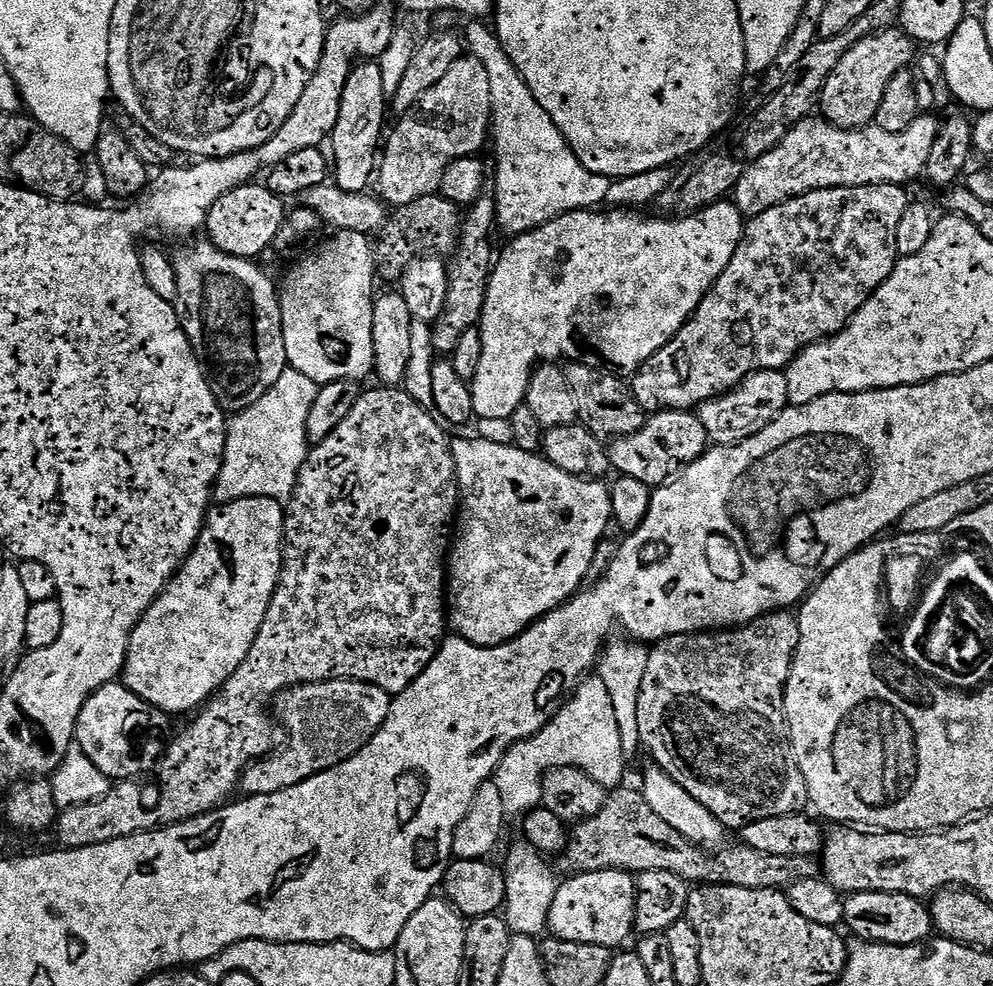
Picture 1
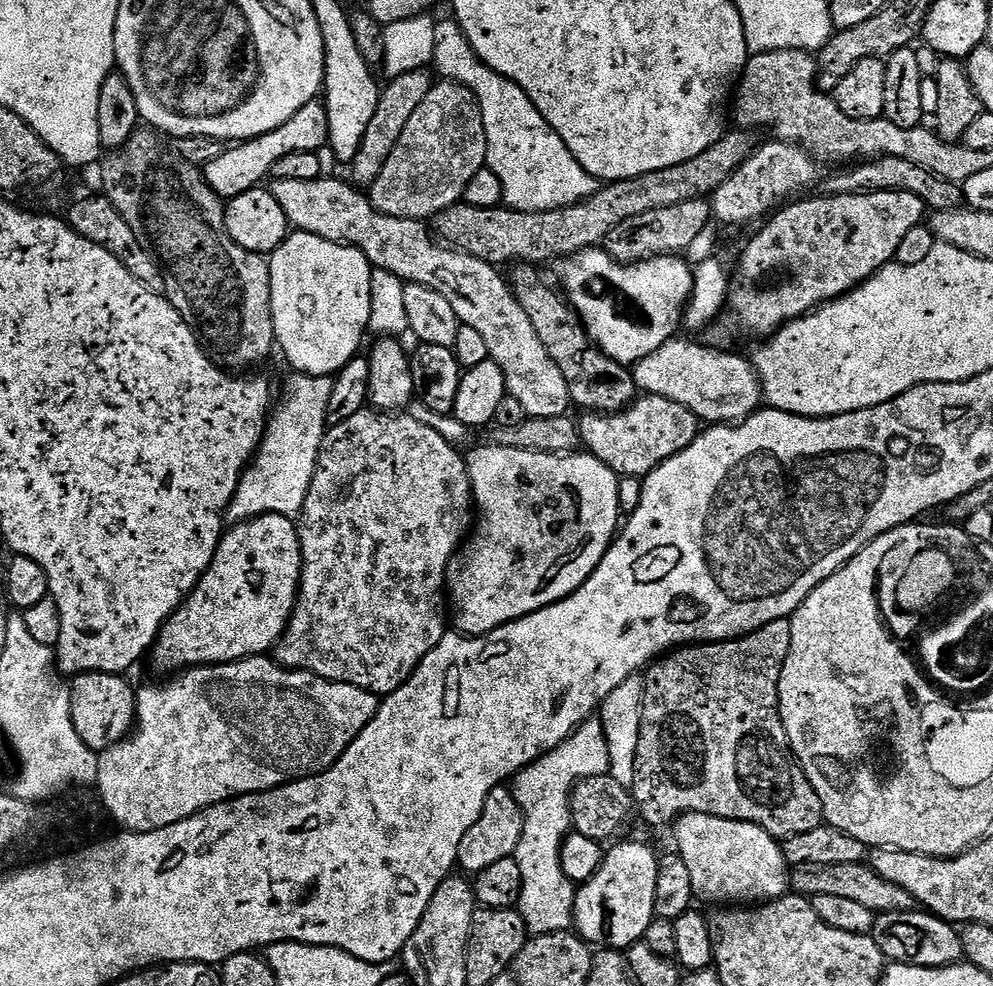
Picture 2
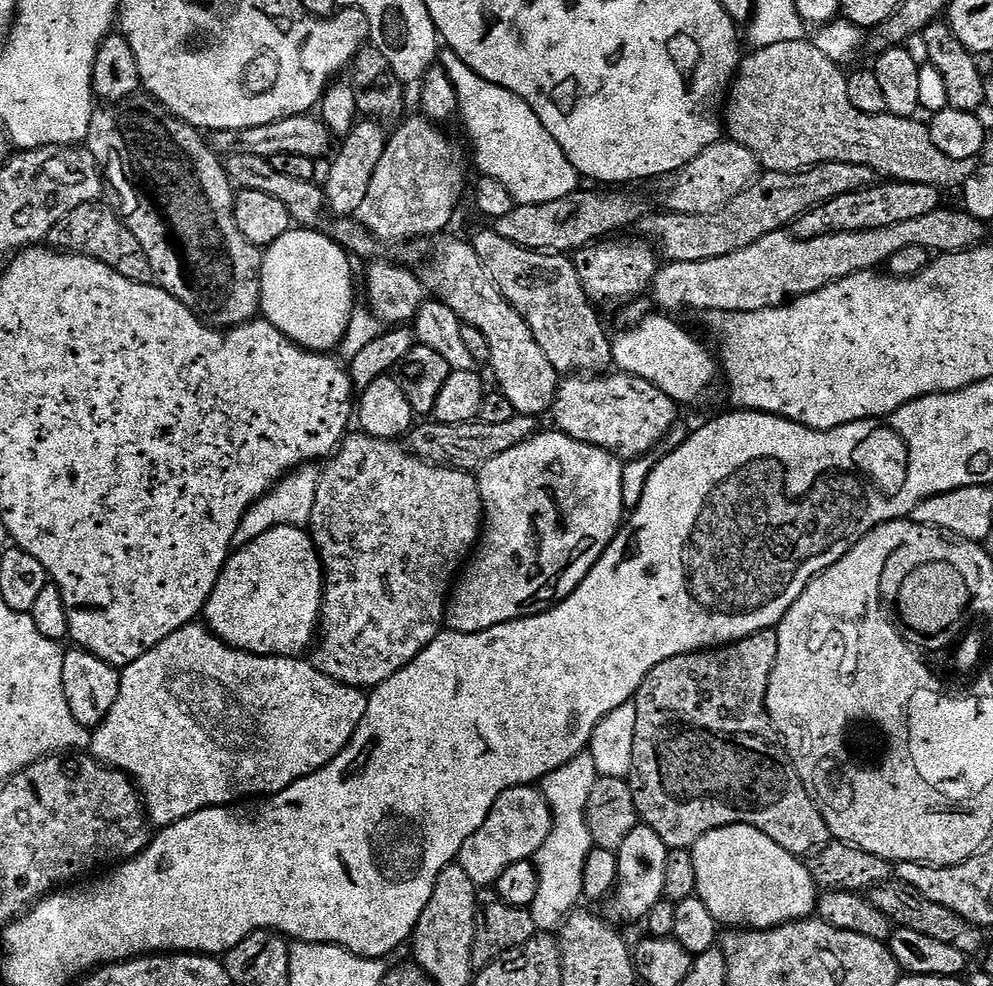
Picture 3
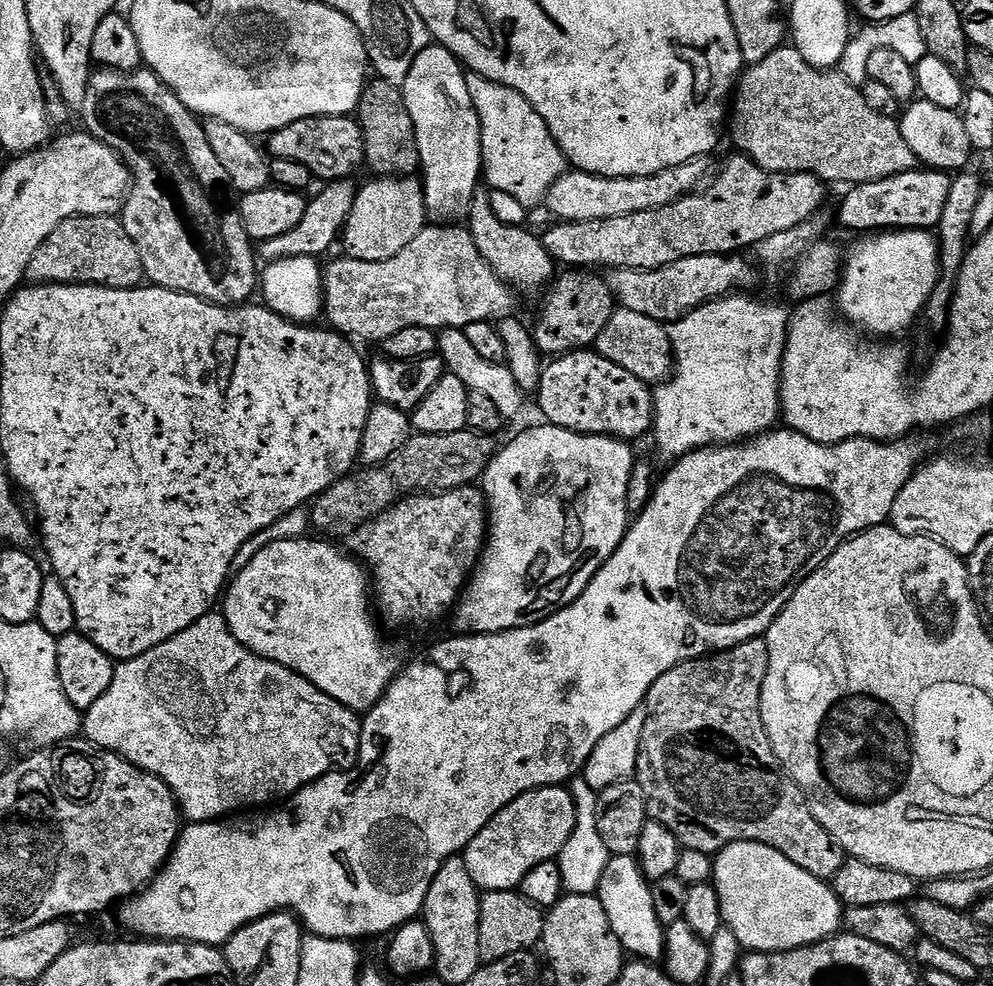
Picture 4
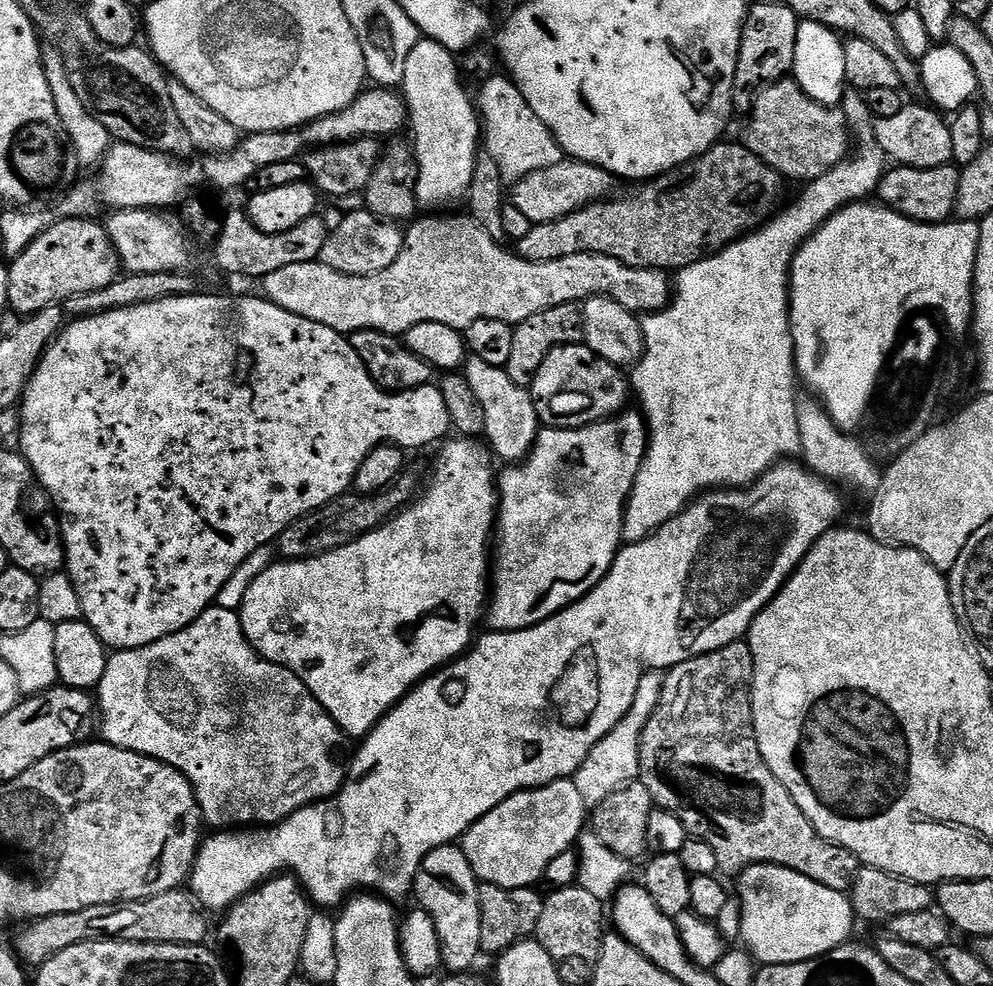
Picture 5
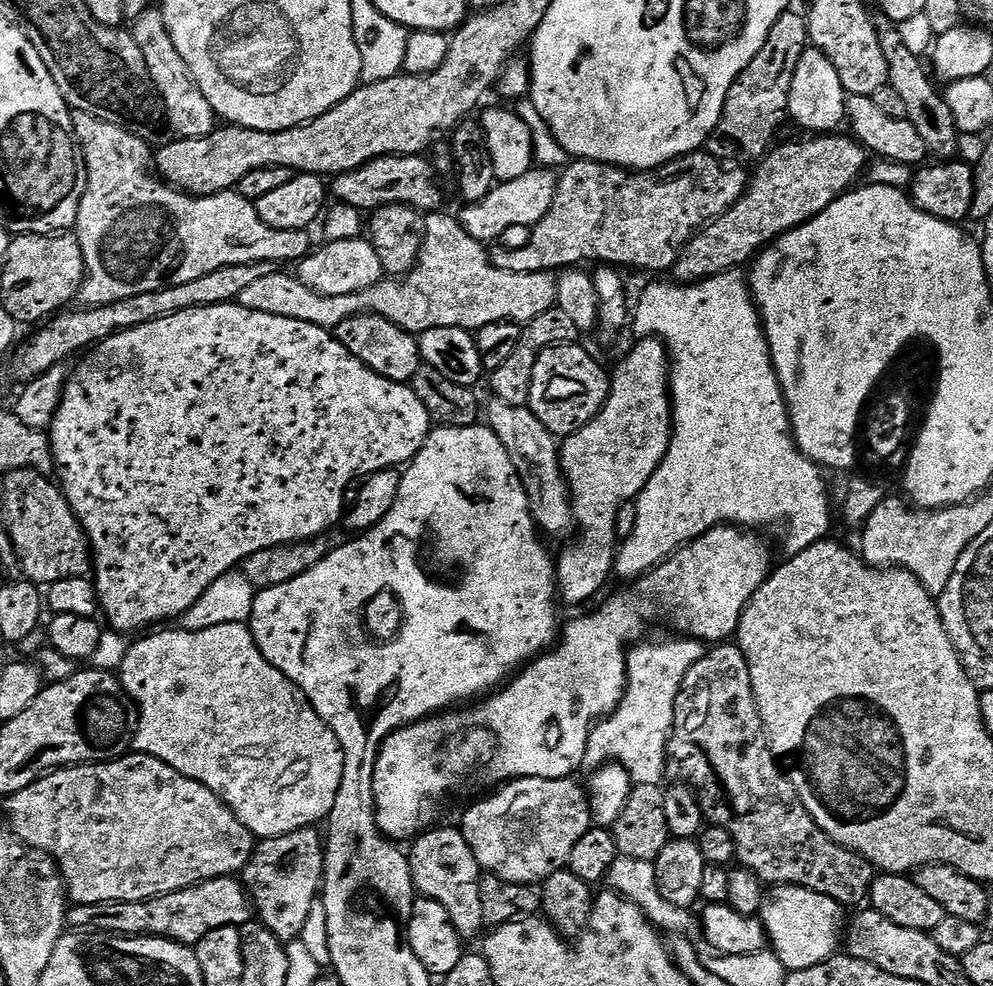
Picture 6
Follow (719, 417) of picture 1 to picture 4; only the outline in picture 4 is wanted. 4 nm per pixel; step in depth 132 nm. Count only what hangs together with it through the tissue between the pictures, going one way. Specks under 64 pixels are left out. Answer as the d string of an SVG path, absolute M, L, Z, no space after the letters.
M617 307L610 322L606 322L606 330L602 330L597 338L594 348L610 362L622 366L622 370L630 370L634 378L643 380L649 386L659 385L669 379L674 368L674 353L668 328L661 321L646 318L646 314L634 314L634 310L629 308Z

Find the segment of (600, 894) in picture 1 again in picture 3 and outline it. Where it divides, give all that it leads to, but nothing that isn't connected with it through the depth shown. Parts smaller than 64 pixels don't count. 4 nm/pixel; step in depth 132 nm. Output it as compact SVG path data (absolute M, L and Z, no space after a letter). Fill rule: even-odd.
M638 826L630 830L630 838L622 842L618 858L618 891L615 893L612 904L613 921L616 920L640 920L643 921L654 910L659 900L665 899L664 887L666 886L666 870L668 869L669 848L654 830ZM620 892L620 893L619 893ZM616 919L616 920L615 920Z

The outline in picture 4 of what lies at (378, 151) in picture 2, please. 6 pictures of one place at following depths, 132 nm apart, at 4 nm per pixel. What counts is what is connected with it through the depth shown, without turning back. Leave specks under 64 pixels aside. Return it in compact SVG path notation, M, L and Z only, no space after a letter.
M351 179L334 180L323 185L324 188L316 197L311 197L308 200L308 209L306 214L302 214L302 222L298 222L298 226L294 226L294 230L290 230L290 234L281 234L279 238L270 238L263 241L258 248L258 256L261 261L271 262L273 260L286 260L288 258L302 258L303 256L315 256L324 258L324 255L331 250L332 247L337 247L338 241L341 239L344 231L344 223L350 218L350 210L354 206L354 198L358 191L357 185L352 185Z

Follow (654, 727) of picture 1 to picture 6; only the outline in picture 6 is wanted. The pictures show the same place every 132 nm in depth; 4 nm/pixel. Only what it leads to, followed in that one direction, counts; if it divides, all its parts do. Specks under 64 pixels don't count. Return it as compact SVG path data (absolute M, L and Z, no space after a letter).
M732 642L709 647L702 659L690 668L690 674L678 690L672 737L668 740L668 770L677 785L691 788L698 798L708 824L722 826L734 838L739 867L749 870L765 885L789 884L826 894L834 902L851 906L863 905L868 899L874 869L857 852L834 842L810 818L806 806L798 798L794 786L782 771L768 747L768 734L752 692L752 679L744 652Z

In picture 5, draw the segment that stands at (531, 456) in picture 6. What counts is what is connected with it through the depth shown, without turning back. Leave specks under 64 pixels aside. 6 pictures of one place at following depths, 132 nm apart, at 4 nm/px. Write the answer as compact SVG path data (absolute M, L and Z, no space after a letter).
M469 355L462 375L469 382L469 388L473 391L474 398L481 403L483 413L486 414L486 424L483 435L486 443L497 457L504 462L520 462L532 451L536 435L540 433L540 415L536 413L536 403L532 400L529 389L518 386L514 378L503 368L490 366L482 362L482 358Z

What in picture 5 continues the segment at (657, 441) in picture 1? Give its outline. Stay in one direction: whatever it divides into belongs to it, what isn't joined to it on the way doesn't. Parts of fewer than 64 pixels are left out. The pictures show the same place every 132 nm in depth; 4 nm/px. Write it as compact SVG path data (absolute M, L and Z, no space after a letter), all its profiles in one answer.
M564 344L561 348L552 348L550 354L538 366L535 376L532 378L531 394L536 403L536 413L540 415L541 425L549 428L585 428L587 424L599 424L601 420L610 420L613 416L625 411L624 404L630 397L630 380L624 376L617 365L606 362L594 350L590 350L587 344Z

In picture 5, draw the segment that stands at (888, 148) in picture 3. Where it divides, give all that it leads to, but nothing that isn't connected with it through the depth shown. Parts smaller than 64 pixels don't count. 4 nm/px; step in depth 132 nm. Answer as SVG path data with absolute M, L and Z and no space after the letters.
M792 78L774 80L770 84L764 85L756 93L752 102L752 110L747 113L746 120L748 120L748 129L742 136L742 143L754 155L762 158L762 162L766 162L789 181L811 182L817 180L822 174L826 174L831 168L838 166L838 162L842 162L850 152L848 120L843 111L836 106L814 102L814 98L805 94L802 86L796 84L795 79Z

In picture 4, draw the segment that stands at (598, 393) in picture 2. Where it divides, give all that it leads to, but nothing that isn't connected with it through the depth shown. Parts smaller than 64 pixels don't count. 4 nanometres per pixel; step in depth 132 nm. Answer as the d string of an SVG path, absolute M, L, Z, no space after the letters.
M478 190L474 194L474 202L466 217L466 227L474 238L474 246L478 246L478 254L482 254L490 270L494 270L499 280L507 282L517 293L536 292L552 275L557 275L558 265L550 258L550 254L546 254L541 237L527 232L527 227L515 228L501 222L490 207L487 191Z

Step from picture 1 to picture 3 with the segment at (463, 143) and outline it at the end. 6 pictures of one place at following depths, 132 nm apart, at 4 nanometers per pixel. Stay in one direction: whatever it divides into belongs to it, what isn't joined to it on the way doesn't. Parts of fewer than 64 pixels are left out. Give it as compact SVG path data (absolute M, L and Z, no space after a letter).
M410 116L399 125L401 128L396 134L391 135L374 170L366 199L355 215L362 227L380 242L389 240L396 244L399 240L411 242L441 235L464 196L464 175L468 172L468 164L470 168L470 160L464 157L463 146L451 140L440 129L443 127L427 116Z

